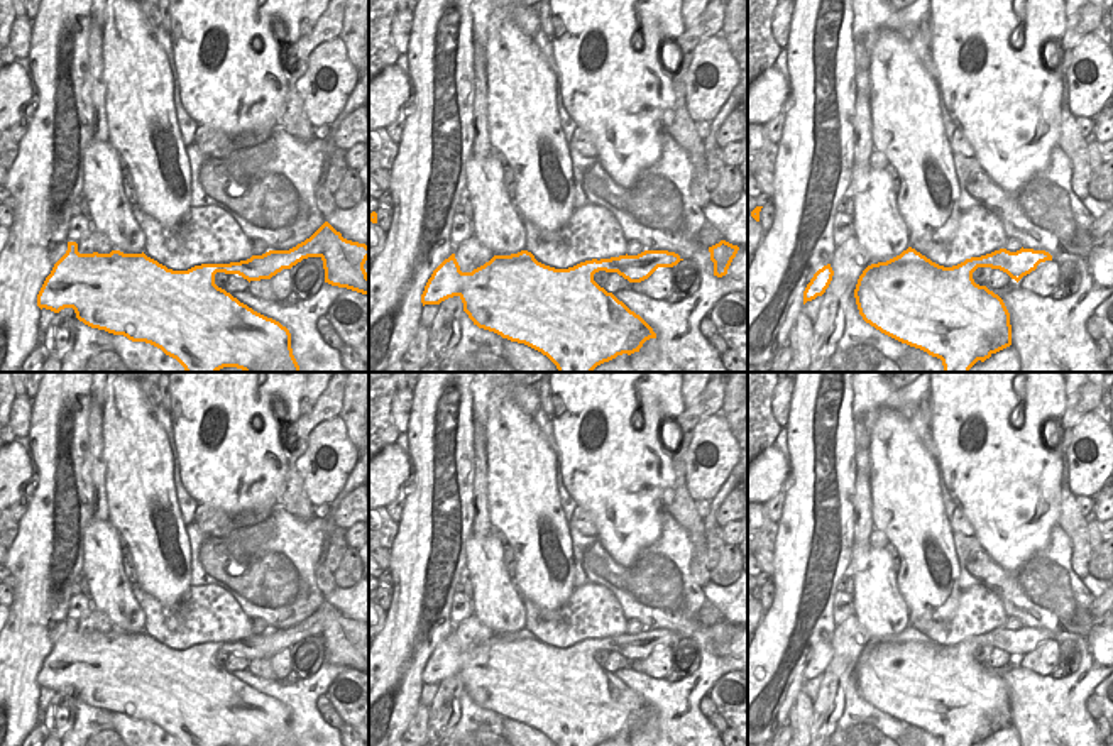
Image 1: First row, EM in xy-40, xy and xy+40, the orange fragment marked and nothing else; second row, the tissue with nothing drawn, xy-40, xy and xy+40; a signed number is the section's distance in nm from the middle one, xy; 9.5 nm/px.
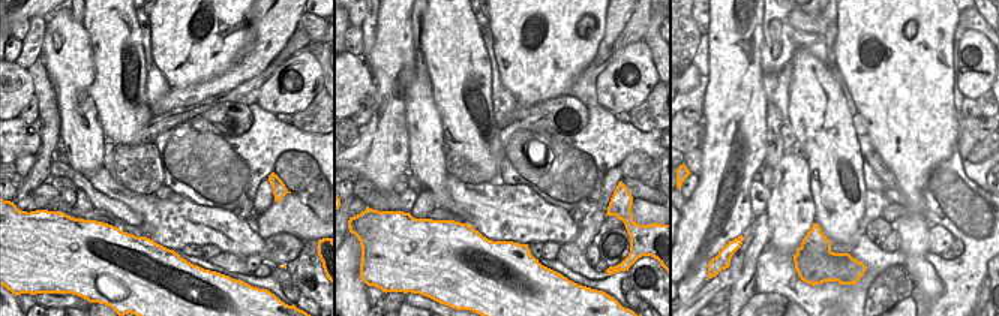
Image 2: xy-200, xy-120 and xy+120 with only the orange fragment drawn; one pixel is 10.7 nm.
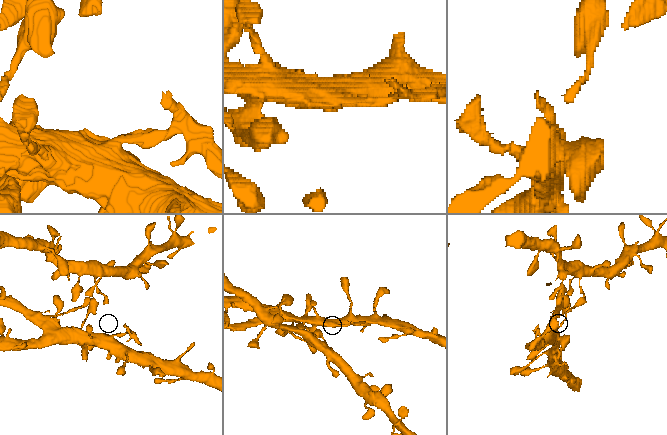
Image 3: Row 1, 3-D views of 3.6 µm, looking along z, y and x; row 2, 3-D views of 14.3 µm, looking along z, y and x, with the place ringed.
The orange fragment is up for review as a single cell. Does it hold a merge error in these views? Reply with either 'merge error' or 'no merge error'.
merge error

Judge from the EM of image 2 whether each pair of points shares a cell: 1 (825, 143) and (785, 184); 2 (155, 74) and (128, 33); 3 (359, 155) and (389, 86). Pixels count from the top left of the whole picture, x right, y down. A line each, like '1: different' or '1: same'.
1: different
2: different
3: same

